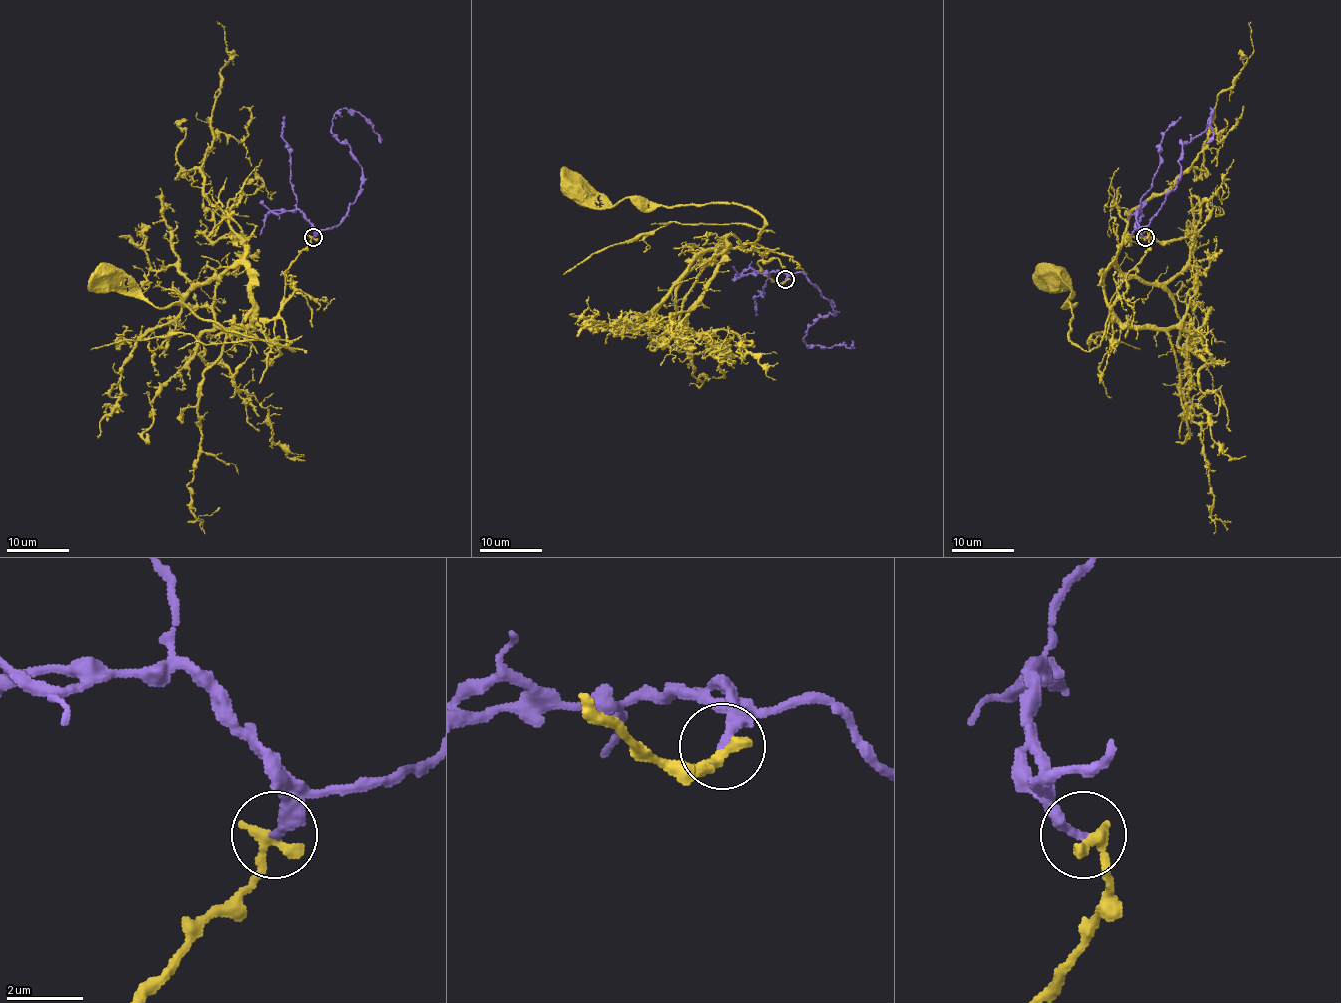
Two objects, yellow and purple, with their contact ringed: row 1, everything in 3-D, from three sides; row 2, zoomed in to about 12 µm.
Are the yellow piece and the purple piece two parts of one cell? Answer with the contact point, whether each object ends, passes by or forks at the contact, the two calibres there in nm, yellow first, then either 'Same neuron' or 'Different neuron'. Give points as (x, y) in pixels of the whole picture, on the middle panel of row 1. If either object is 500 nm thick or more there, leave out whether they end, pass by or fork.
Place: (785, 279). At the ring yellow ends. At the ring purple ends. Thickness 400 nm (yellow) against 260 nm. Same neuron

